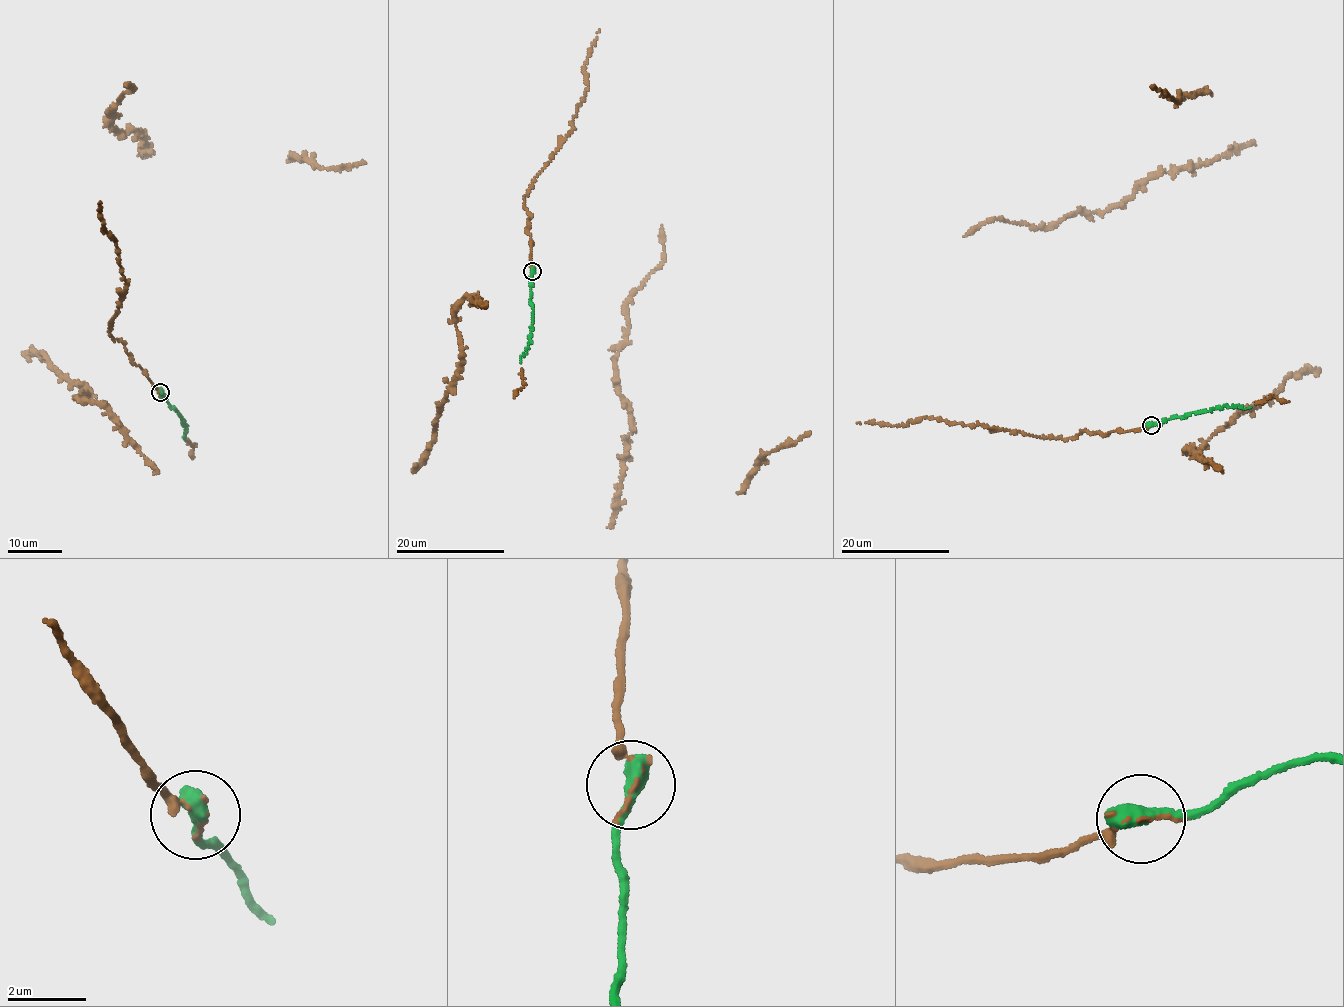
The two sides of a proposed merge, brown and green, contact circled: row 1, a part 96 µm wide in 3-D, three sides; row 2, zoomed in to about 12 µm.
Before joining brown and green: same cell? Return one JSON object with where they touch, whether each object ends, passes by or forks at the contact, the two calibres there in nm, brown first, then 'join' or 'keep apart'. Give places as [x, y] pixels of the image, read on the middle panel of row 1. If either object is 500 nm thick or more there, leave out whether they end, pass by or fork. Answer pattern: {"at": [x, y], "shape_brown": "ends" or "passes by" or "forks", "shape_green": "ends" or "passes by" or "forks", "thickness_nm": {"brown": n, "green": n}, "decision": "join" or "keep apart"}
{"at": [532, 271], "thickness_nm": {"brown": 60, "green": 600}, "decision": "join"}

